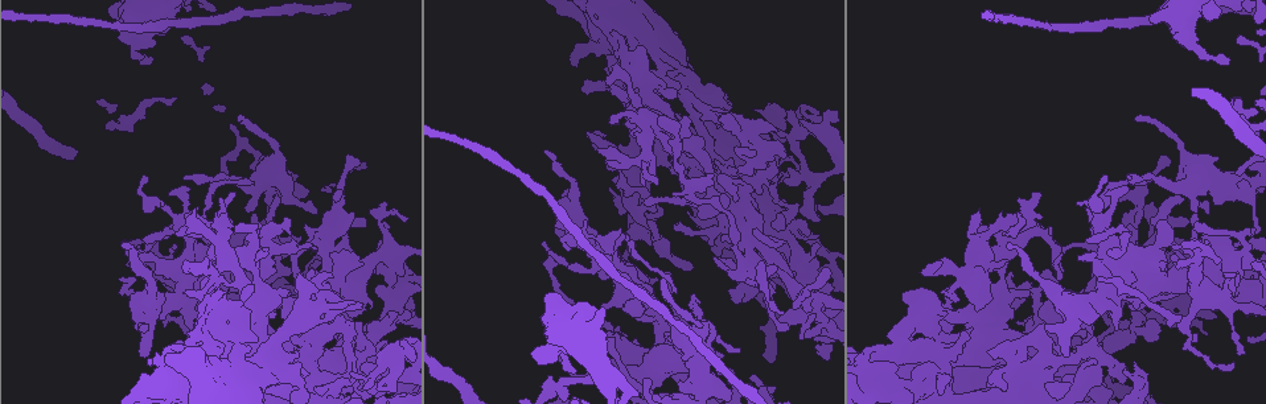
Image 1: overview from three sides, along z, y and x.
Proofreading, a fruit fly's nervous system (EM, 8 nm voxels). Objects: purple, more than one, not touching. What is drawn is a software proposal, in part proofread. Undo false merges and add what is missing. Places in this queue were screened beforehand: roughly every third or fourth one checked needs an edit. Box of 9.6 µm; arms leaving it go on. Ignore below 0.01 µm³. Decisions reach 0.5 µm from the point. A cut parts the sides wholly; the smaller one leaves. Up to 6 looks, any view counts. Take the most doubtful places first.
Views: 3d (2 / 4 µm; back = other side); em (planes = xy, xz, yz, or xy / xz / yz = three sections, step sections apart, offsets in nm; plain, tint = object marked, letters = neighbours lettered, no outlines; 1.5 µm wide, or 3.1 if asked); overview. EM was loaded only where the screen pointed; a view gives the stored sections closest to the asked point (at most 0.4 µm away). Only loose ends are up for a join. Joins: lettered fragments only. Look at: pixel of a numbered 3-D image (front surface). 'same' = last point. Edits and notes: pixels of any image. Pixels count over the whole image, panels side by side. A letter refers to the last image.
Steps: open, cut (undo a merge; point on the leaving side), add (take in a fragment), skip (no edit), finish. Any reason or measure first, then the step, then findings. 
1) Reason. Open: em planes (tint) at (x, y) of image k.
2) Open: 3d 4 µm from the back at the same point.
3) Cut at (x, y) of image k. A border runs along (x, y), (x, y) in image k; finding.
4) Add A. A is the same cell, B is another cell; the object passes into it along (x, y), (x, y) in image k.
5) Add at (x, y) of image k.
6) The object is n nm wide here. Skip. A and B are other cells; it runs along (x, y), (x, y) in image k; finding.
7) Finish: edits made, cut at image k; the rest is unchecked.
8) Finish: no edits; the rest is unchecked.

Branch stops here. Open: 3d 4 µm at (299, 273) of image 1.

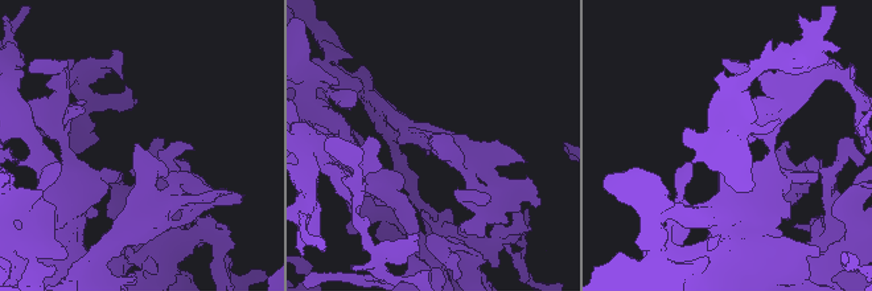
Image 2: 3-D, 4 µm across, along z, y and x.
Need the tissue. Open: em xz step 8 (letters) at (136, 143) of image 2.

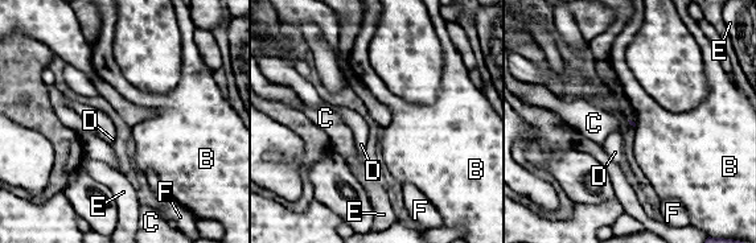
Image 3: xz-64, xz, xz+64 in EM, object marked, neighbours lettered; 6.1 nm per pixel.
Another direction. Open: em planes (letters) at the same point.

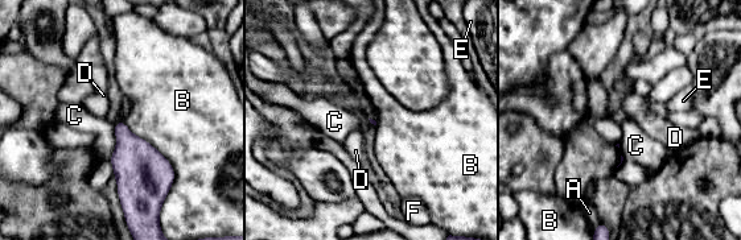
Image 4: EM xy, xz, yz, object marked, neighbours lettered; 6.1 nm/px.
Skip. A, B, C, D, E and F are other cells; no lettered fragment goes on from it.

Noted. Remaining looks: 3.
Open: 3d 4 µm from the back at (973, 229) of image 1.

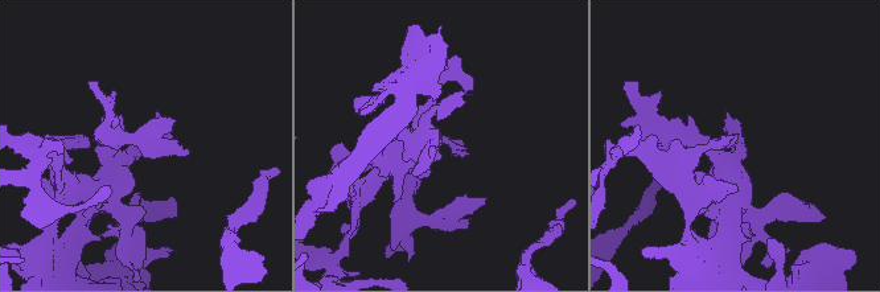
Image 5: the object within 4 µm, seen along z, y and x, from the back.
Now the EM. Open: em planes (letters) at (738, 147) of image 5.

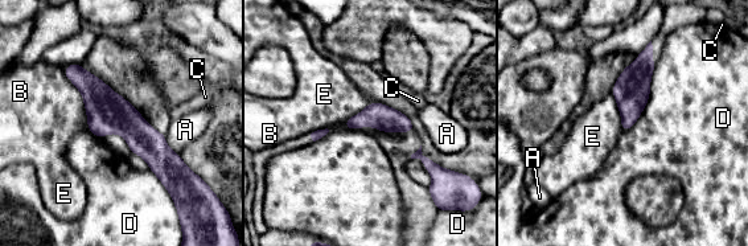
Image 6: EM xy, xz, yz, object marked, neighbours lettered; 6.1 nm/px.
Skip. A, B, C, D and E are other cells; a border runs along (656, 65), (649, 99), (623, 132) in image 6; one cell here.

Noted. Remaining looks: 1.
Finish: no edits; the rest is unchecked.

